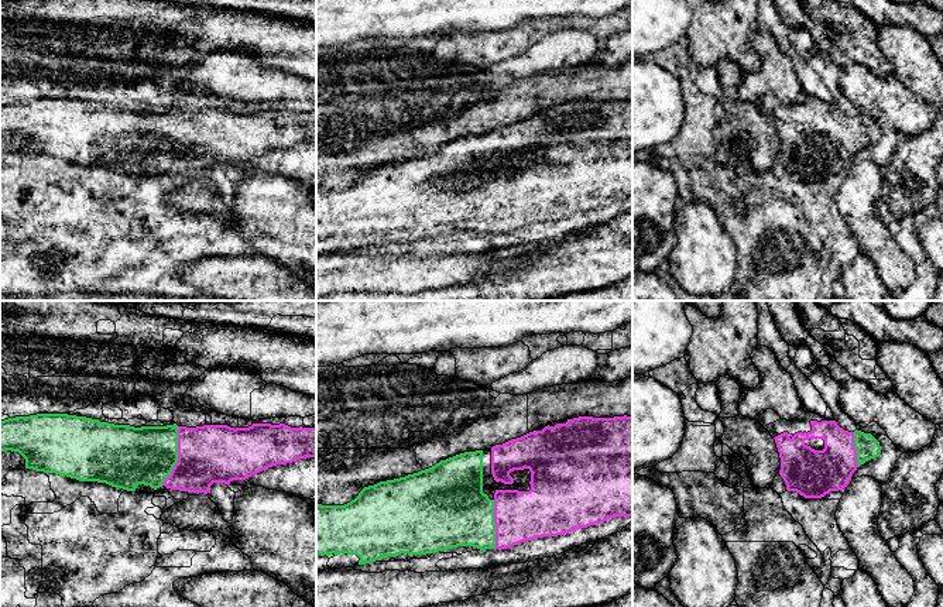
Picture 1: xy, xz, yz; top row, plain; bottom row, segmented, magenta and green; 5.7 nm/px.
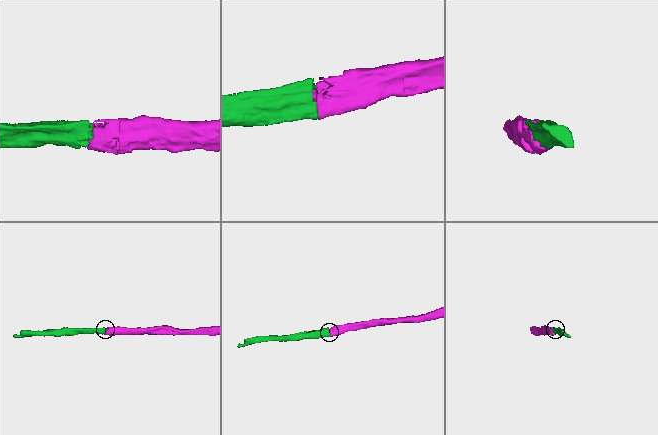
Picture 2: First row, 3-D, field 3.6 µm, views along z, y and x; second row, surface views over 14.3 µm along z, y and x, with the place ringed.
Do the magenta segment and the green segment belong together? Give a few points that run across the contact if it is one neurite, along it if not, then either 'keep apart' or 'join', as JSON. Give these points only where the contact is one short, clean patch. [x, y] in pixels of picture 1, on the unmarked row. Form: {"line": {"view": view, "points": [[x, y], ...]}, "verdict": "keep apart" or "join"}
{"verdict": "join"}

